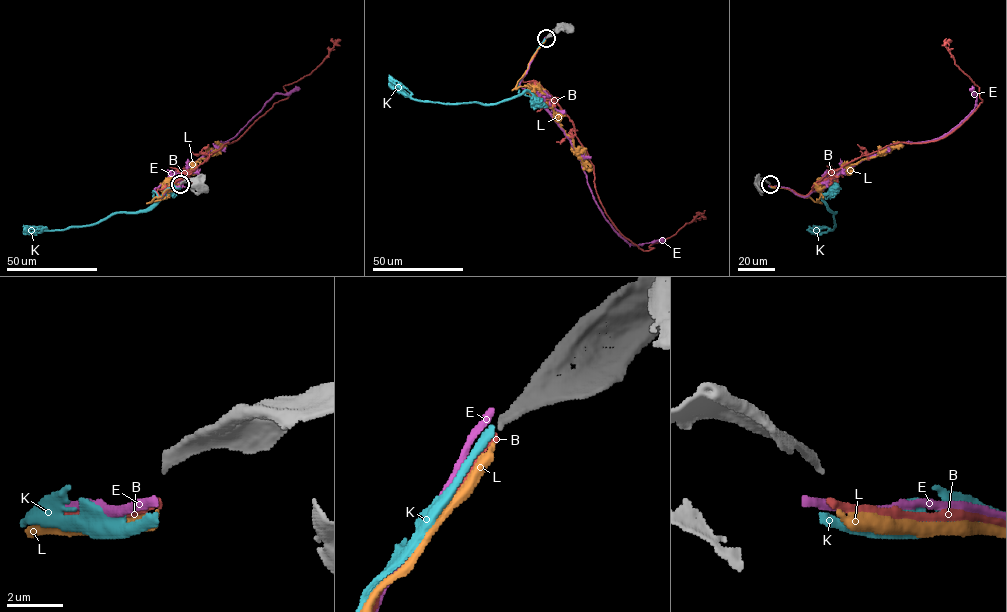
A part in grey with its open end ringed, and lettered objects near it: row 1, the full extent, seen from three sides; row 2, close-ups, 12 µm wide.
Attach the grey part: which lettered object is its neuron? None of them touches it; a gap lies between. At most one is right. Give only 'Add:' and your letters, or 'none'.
Add: none

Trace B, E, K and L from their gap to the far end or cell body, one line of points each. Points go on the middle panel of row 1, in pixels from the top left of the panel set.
B: (545, 39), (522, 81), (536, 81), (572, 123), (615, 227), (647, 251), (701, 218)
E: (545, 37), (520, 85), (545, 109), (581, 157), (581, 167), (593, 199), (611, 226), (631, 244), (665, 241)
K: (545, 38), (519, 82), (519, 93), (525, 91), (495, 103), (415, 100), (405, 94), (388, 75)
L: (545, 39), (517, 87), (528, 87), (528, 90), (552, 109), (559, 125), (572, 139), (577, 155), (591, 170)

